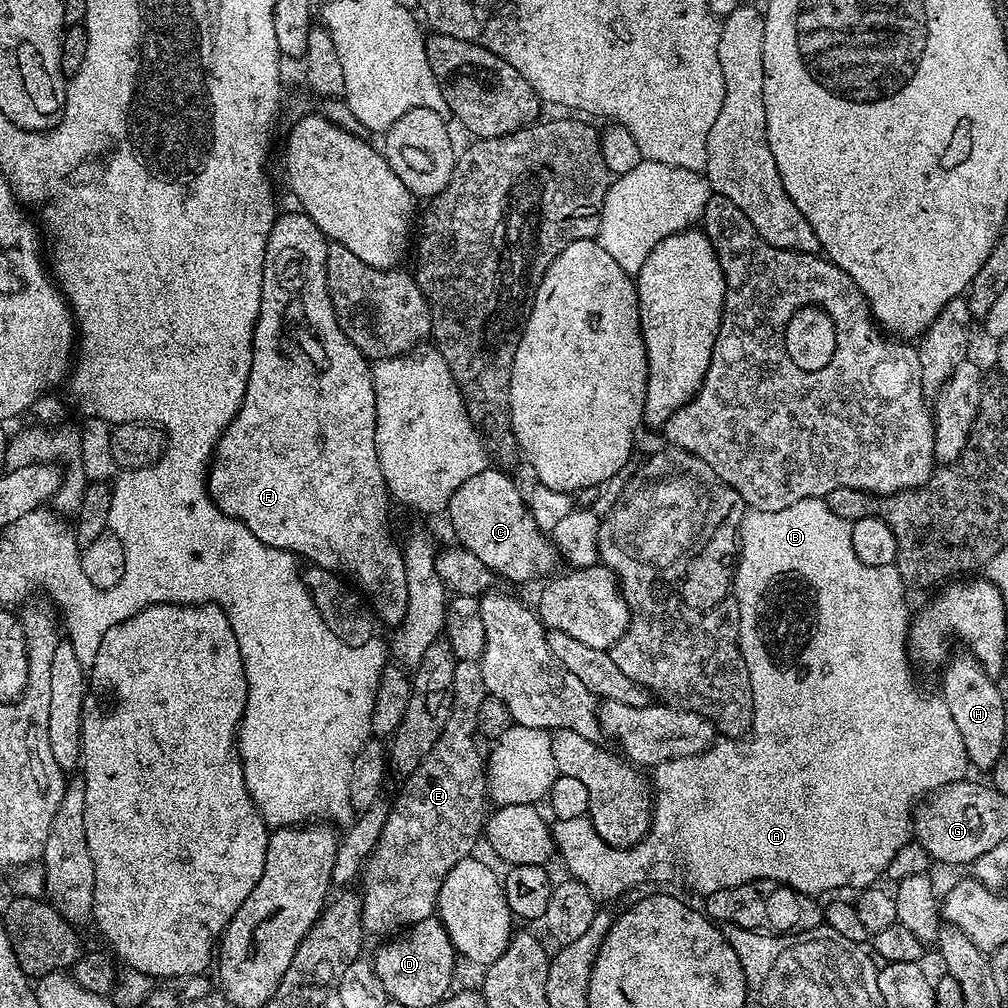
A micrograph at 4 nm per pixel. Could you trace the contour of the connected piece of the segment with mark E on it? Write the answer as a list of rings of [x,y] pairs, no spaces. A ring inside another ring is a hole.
[[[473,695],[468,700],[460,700],[460,708],[452,708],[438,742],[432,744],[423,762],[403,781],[404,790],[391,805],[388,821],[380,831],[380,839],[362,869],[364,892],[360,901],[360,927],[365,933],[387,937],[429,919],[437,911],[436,899],[446,874],[450,874],[458,862],[469,859],[475,853],[472,851],[476,848],[476,839],[481,839],[490,812],[486,760],[482,752],[480,756],[480,748],[476,745],[477,703],[477,697]]]

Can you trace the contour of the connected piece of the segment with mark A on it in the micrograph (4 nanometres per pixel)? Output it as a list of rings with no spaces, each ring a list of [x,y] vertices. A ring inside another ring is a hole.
[[[828,536],[828,544],[820,544],[820,552],[812,552],[812,568],[804,568],[804,560],[796,560],[796,568],[780,568],[780,576],[764,576],[764,586],[760,586],[758,582],[734,582],[734,595],[736,605],[738,606],[738,614],[740,615],[740,652],[744,655],[746,670],[750,674],[750,686],[752,687],[752,697],[754,698],[754,714],[752,715],[752,726],[750,729],[750,735],[753,736],[753,740],[746,743],[737,743],[734,741],[737,739],[726,736],[717,739],[703,753],[680,756],[678,759],[670,759],[655,765],[652,770],[654,772],[652,786],[655,792],[655,798],[653,801],[653,817],[648,839],[645,838],[630,848],[624,848],[624,856],[620,856],[620,860],[624,860],[624,864],[620,864],[620,868],[624,868],[624,876],[620,876],[620,868],[616,868],[616,876],[612,876],[612,880],[604,880],[604,876],[600,876],[600,872],[604,872],[604,848],[609,845],[602,839],[600,842],[600,852],[596,852],[596,856],[588,856],[588,860],[596,860],[596,864],[600,864],[600,868],[596,868],[596,880],[592,880],[592,876],[588,876],[588,884],[585,888],[591,896],[594,897],[596,894],[596,888],[600,888],[600,892],[608,892],[608,888],[612,888],[612,892],[617,892],[620,897],[623,897],[628,893],[628,890],[640,884],[646,882],[668,882],[677,876],[679,870],[686,874],[691,886],[702,891],[702,894],[710,894],[726,888],[736,888],[738,885],[752,883],[761,878],[769,882],[775,882],[780,886],[787,886],[795,892],[801,892],[813,898],[820,898],[823,892],[832,892],[835,888],[846,887],[847,884],[860,884],[859,886],[875,885],[879,881],[876,879],[883,872],[887,873],[891,869],[892,860],[898,854],[898,850],[902,850],[902,846],[909,843],[914,805],[917,801],[935,792],[937,788],[945,788],[947,784],[952,784],[955,780],[963,780],[969,775],[968,758],[970,759],[970,748],[964,742],[958,727],[955,726],[950,710],[944,705],[942,699],[936,696],[935,698],[932,696],[923,696],[916,689],[915,682],[912,681],[912,668],[908,665],[908,656],[910,660],[910,649],[908,646],[910,611],[908,612],[908,604],[904,601],[904,587],[906,587],[906,581],[901,576],[899,567],[891,564],[887,564],[886,566],[866,566],[866,562],[862,562],[858,558],[858,554],[854,554],[854,546],[852,544],[836,544],[836,536]]]

